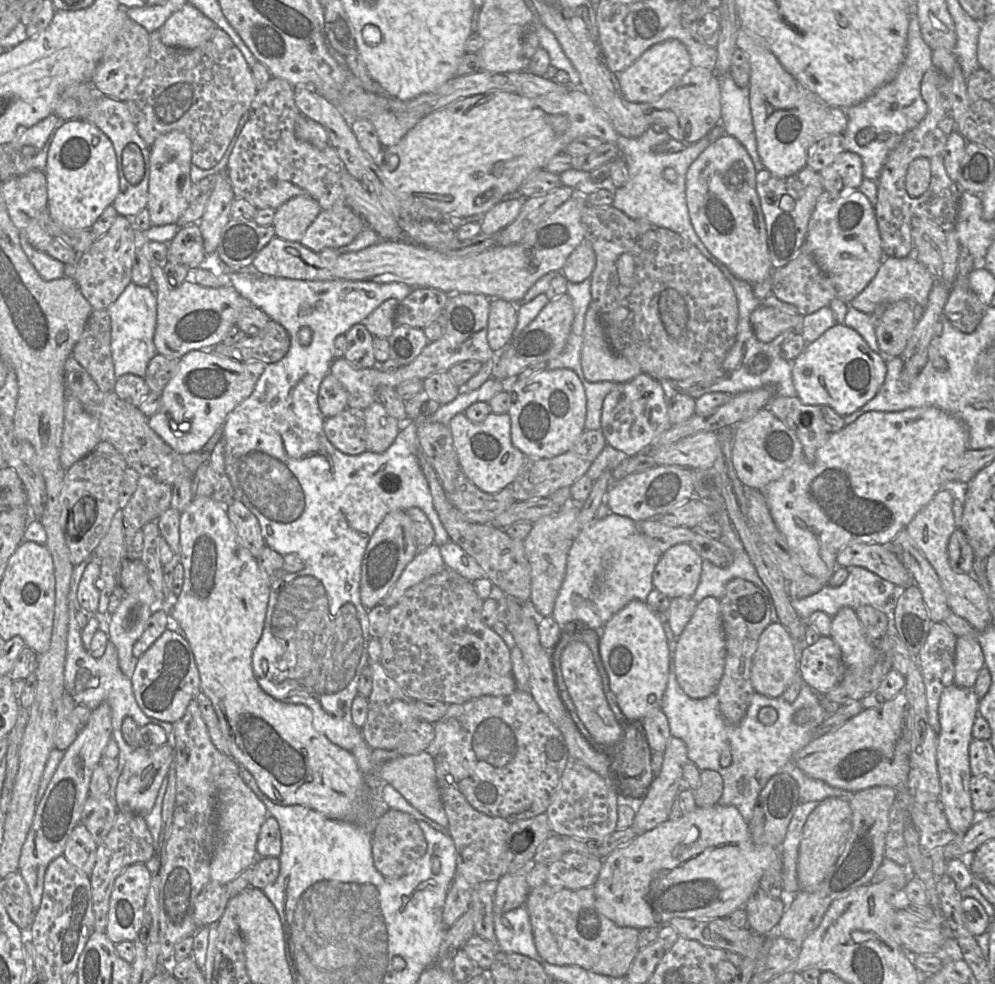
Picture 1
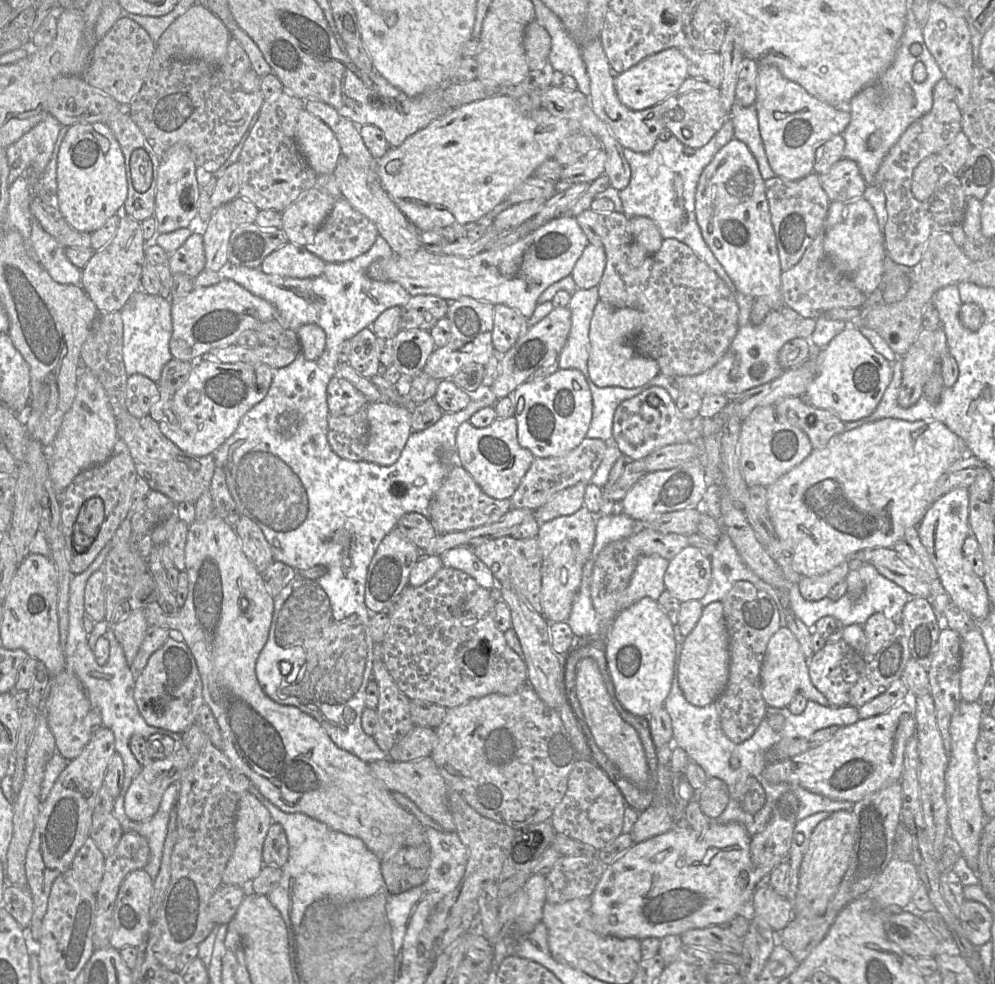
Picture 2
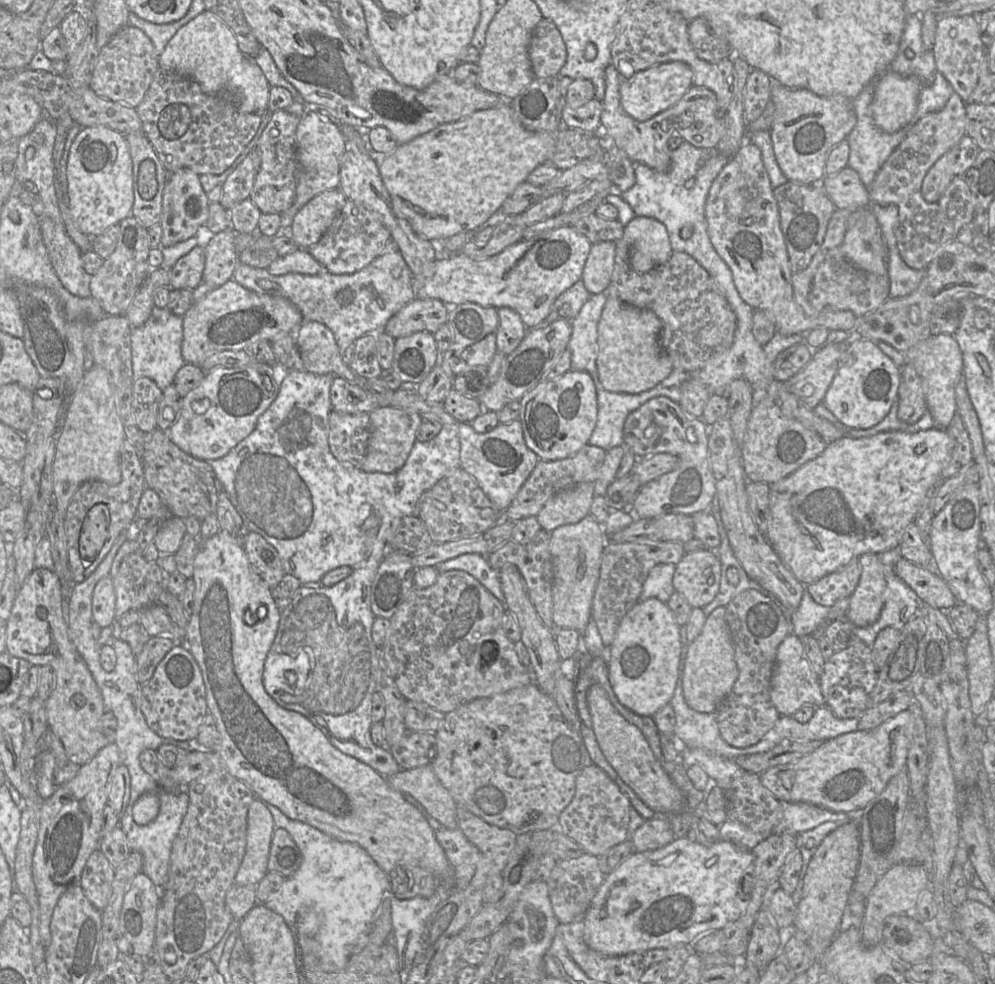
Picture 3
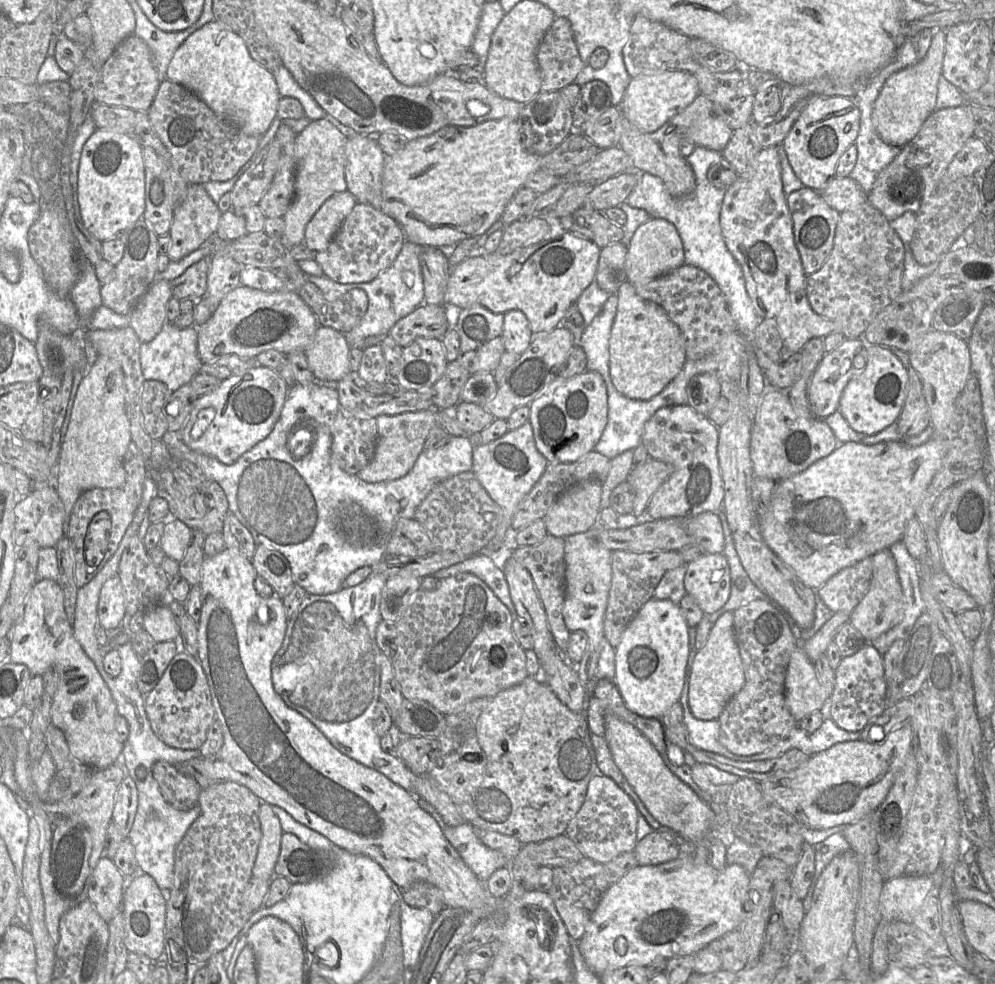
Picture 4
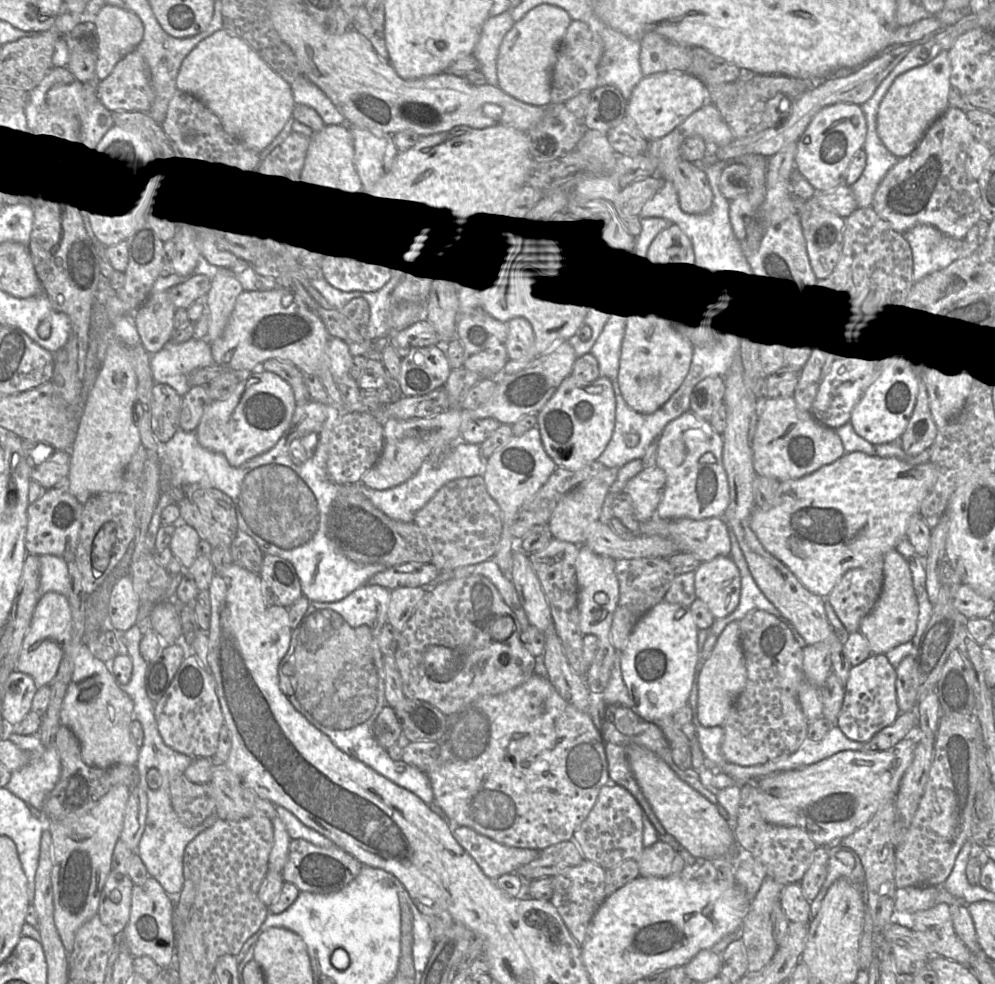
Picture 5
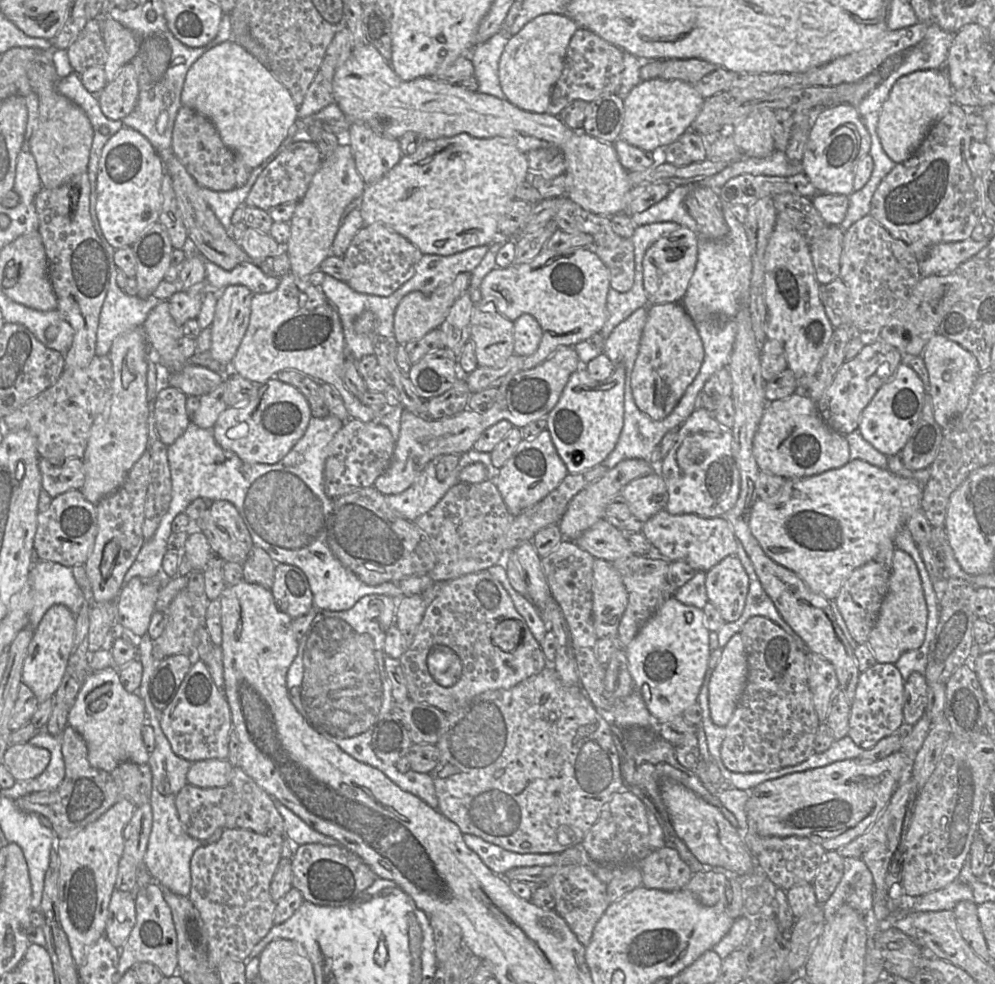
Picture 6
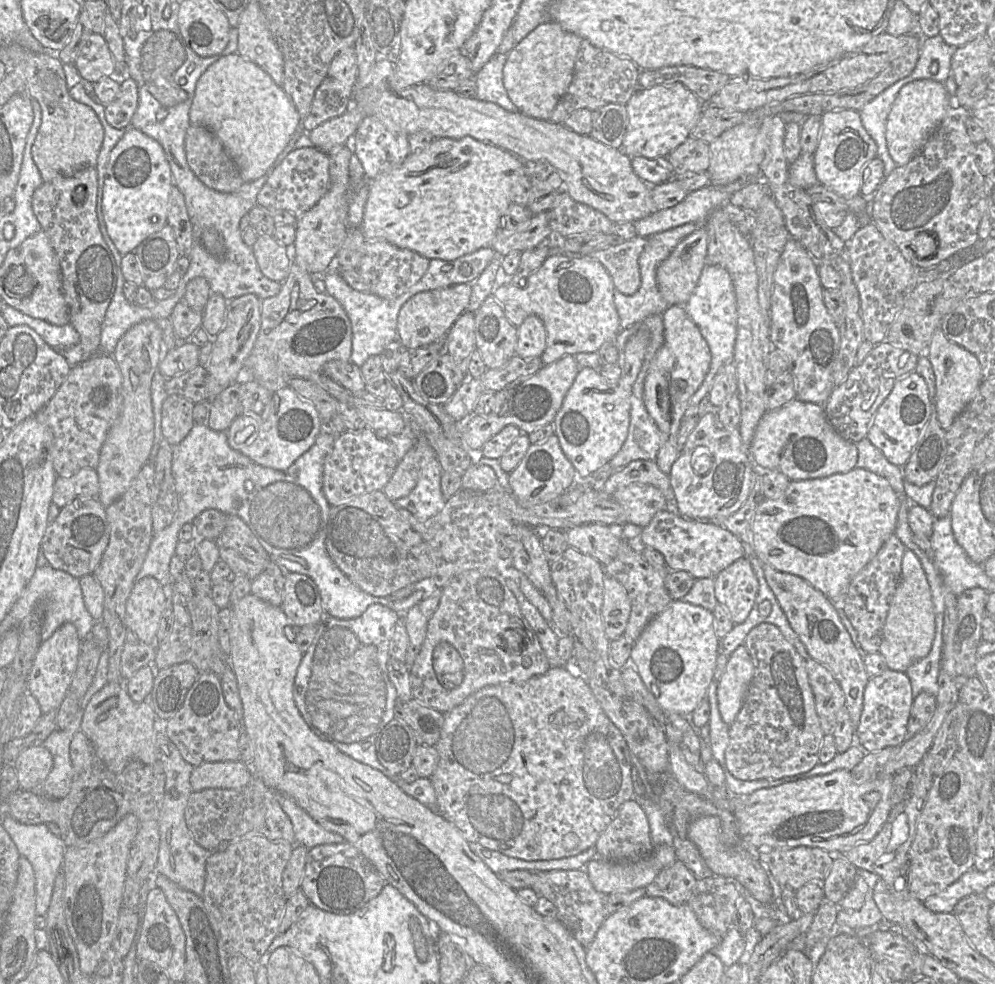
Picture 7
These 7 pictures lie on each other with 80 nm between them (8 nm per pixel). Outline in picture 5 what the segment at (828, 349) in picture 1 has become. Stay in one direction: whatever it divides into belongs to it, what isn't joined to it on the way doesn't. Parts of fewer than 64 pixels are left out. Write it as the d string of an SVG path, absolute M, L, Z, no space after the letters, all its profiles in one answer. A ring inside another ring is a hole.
M885 354L884 371L866 389L854 406L849 423L873 445L899 442L915 410L918 381L911 368L896 354Z

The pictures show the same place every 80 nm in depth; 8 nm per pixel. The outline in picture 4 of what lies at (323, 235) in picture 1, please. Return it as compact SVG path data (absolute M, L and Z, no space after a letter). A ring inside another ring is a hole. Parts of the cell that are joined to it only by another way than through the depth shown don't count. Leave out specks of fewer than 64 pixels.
M357 203L346 217L329 246L315 255L315 261L322 267L324 276L342 284L365 283L374 280L382 271L390 267L405 242L405 232L394 218L370 205Z

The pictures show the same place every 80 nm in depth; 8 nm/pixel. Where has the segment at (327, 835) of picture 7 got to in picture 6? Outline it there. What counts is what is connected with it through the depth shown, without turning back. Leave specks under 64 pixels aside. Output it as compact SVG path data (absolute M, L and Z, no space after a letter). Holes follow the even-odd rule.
M274 800L274 806L284 820L286 839L288 839L293 845L339 844L335 839L319 833L309 827L303 820L301 820L297 815L295 815L278 800Z

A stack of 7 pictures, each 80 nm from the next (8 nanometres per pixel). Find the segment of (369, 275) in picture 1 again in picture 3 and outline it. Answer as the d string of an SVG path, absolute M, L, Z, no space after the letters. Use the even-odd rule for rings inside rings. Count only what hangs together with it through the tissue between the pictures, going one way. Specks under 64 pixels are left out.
M564 226L544 236L521 240L486 259L475 260L461 253L439 258L434 263L432 276L417 291L416 298L438 299L445 305L472 302L496 309L509 307L520 315L528 329L537 328L546 320L558 297L581 280L591 247L590 241L573 226ZM304 248L275 259L267 270L272 275L282 276L289 273L319 275L326 269Z

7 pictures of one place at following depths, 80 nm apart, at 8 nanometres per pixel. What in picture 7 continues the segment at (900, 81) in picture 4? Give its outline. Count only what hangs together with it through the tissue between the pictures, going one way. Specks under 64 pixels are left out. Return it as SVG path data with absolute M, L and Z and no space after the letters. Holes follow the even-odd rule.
M919 79L905 84L899 91L886 123L886 143L889 154L897 166L909 163L942 121L952 99L945 84L932 79Z

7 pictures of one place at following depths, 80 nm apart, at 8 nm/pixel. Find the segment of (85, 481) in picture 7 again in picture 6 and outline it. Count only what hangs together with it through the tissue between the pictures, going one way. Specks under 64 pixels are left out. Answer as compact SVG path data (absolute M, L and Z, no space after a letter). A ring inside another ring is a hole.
M39 453L39 470L42 476L42 489L54 498L69 490L80 490L85 481L83 461L69 458L61 464L51 464Z

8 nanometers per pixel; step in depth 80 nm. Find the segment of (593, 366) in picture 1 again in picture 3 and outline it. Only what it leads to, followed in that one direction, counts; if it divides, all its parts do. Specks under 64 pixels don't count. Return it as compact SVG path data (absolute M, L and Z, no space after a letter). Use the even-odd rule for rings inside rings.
M617 294L609 297L598 325L598 377L609 392L639 394L665 380L674 370L672 360L660 344L662 322L649 309L621 301Z

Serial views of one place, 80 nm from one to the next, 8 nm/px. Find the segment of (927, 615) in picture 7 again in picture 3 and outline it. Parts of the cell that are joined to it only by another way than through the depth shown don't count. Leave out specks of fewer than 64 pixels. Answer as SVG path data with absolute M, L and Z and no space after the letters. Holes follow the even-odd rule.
M863 554L857 558L862 572L859 583L849 599L847 620L856 627L875 623L884 605L886 581L879 554Z

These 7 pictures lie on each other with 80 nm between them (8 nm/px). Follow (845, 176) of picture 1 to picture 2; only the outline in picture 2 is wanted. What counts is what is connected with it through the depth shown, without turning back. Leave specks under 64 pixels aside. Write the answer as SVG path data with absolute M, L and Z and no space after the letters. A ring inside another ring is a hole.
M843 157L830 171L819 176L830 202L848 202L862 198L866 183L856 162Z

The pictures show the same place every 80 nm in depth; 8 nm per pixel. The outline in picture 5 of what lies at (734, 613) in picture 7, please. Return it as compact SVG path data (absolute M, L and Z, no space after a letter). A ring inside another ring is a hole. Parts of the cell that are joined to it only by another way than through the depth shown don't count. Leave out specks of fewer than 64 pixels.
M727 556L701 562L694 571L695 593L713 616L725 618L738 607L741 575L735 562Z

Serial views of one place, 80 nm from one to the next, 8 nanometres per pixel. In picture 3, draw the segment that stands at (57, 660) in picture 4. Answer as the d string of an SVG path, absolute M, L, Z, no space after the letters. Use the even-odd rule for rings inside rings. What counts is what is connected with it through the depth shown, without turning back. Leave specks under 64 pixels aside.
M35 568L17 591L10 616L6 621L6 651L32 665L49 666L53 669L55 688L45 701L48 728L59 737L68 757L82 766L110 743L103 732L102 716L105 710L111 710L105 706L101 691L90 670L70 640L68 624L63 616L62 607L63 590L59 576L53 570Z

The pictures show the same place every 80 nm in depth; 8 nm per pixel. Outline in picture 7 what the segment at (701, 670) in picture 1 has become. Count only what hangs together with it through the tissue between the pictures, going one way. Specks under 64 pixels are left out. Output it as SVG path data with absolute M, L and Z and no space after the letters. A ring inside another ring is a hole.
M745 644L729 657L717 686L717 702L722 720L731 725L739 713L754 673Z

